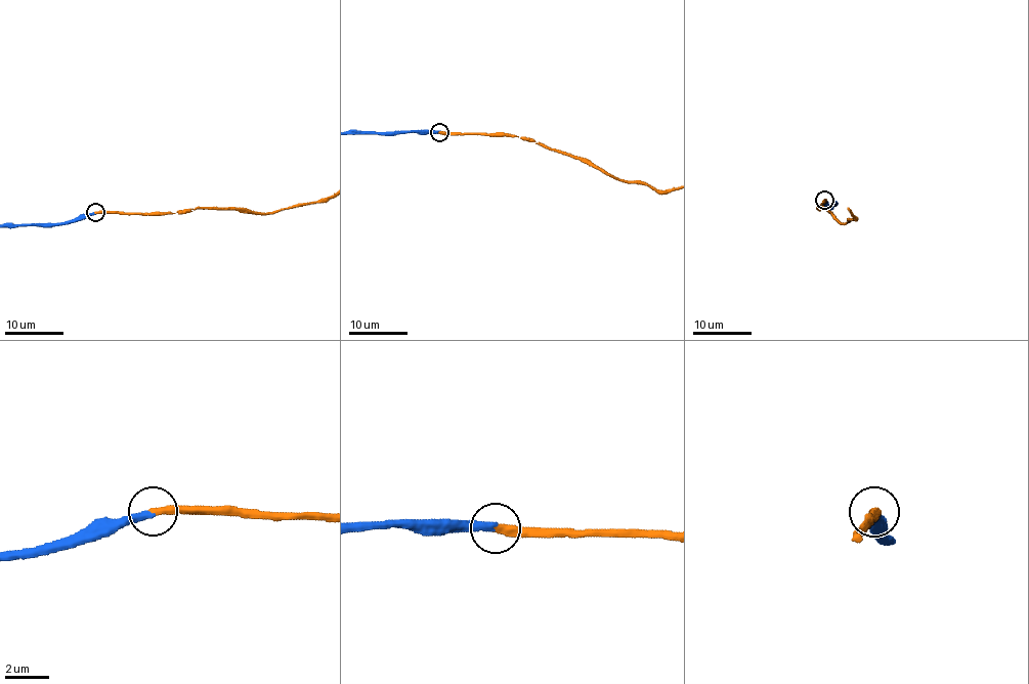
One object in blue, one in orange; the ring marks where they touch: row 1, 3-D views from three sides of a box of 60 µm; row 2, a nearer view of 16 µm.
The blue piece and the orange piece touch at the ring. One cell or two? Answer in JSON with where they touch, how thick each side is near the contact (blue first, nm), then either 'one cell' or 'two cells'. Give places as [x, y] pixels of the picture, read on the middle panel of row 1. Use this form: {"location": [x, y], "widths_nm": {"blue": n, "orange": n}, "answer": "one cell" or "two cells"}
{"location": [439, 132], "widths_nm": {"blue": 340, "orange": 400}, "answer": "one cell"}

